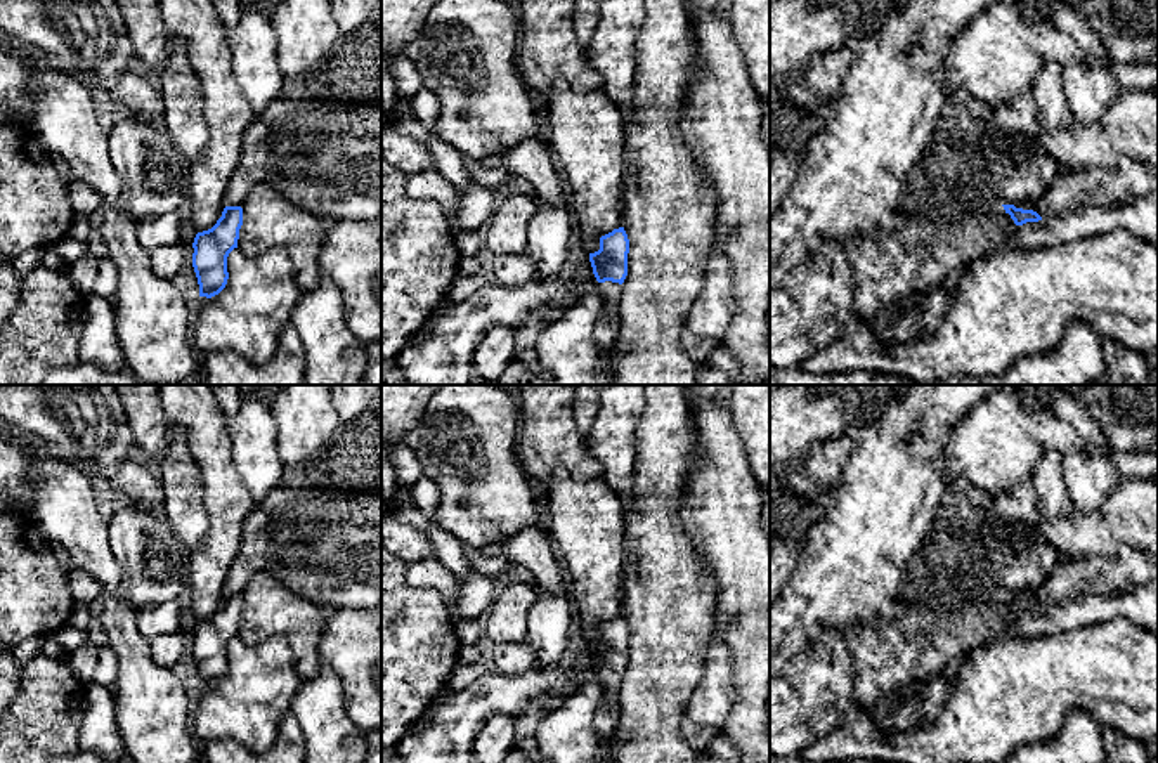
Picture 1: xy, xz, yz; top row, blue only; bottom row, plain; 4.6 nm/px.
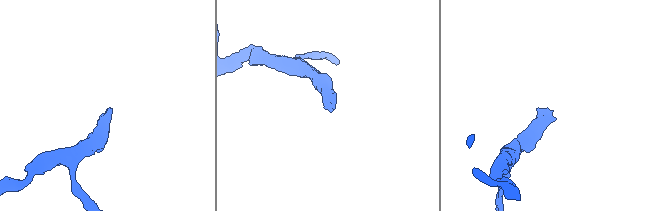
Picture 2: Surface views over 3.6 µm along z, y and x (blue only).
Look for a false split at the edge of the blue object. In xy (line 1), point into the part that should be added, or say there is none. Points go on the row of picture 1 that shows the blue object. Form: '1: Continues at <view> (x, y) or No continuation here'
1: No continuation here

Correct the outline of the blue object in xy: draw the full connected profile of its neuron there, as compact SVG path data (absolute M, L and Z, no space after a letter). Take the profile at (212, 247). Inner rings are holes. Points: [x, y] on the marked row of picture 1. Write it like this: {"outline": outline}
{"outline": "M225 206L217 224L198 232L192 243L192 267L199 284L199 297L218 295L229 279L227 257L237 248L243 208Z"}

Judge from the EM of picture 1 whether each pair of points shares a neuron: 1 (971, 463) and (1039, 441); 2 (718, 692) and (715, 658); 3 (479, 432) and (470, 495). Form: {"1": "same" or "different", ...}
{"1": "same", "2": "same", "3": "same"}

